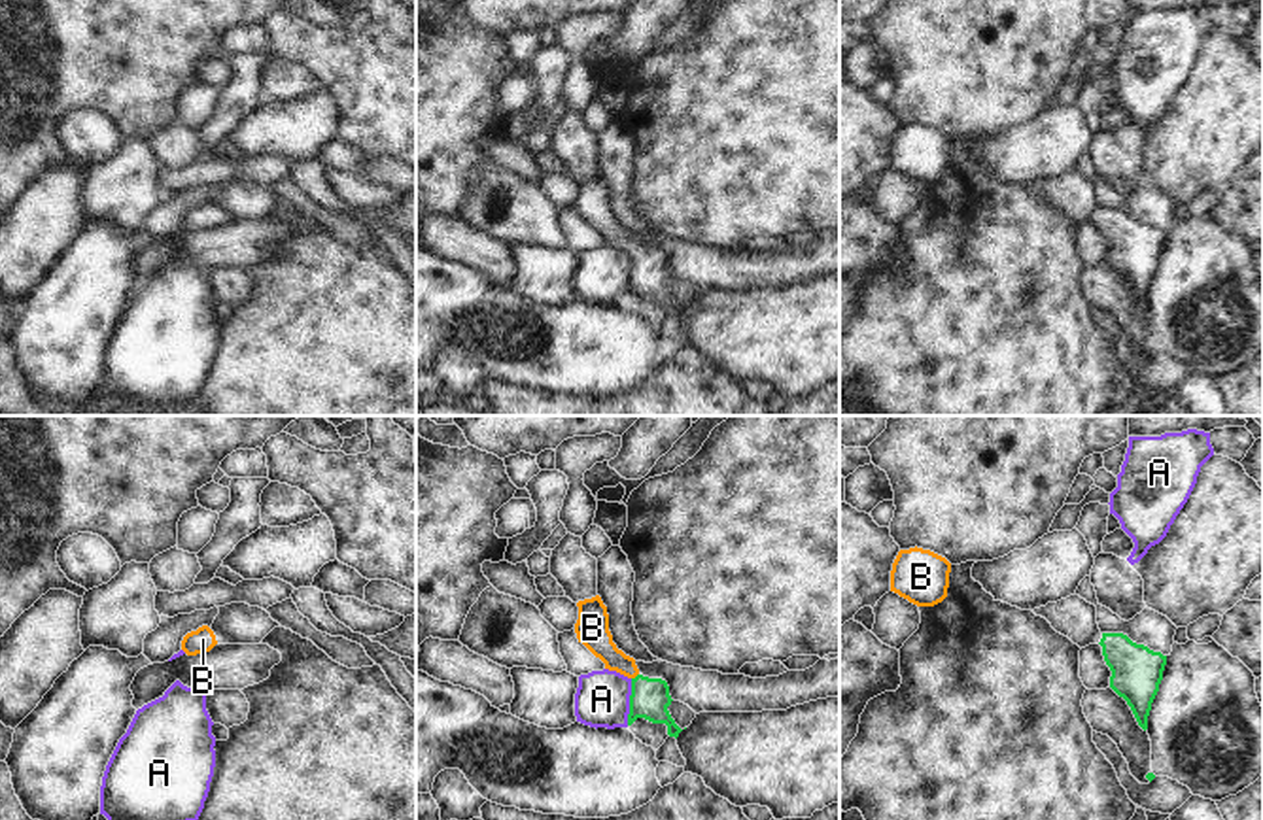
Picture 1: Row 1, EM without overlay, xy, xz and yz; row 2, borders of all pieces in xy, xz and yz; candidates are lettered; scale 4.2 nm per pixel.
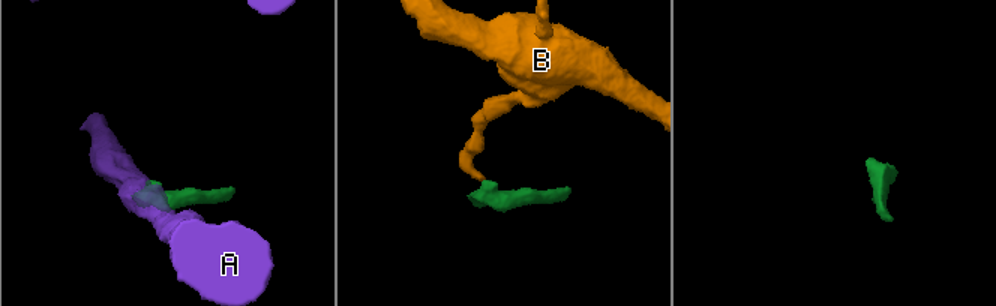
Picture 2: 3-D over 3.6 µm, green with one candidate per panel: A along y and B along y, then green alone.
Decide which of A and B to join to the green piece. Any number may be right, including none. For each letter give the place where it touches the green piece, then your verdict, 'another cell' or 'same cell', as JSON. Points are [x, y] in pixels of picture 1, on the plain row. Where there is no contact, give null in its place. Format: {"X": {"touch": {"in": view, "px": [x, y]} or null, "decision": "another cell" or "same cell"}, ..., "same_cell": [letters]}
{"A": {"touch": {"in": "xz", "px": [630, 278]}, "decision": "another cell"}, "B": {"touch": {"in": "xz", "px": [636, 254]}, "decision": "same cell"}, "same_cell": ["B"]}

